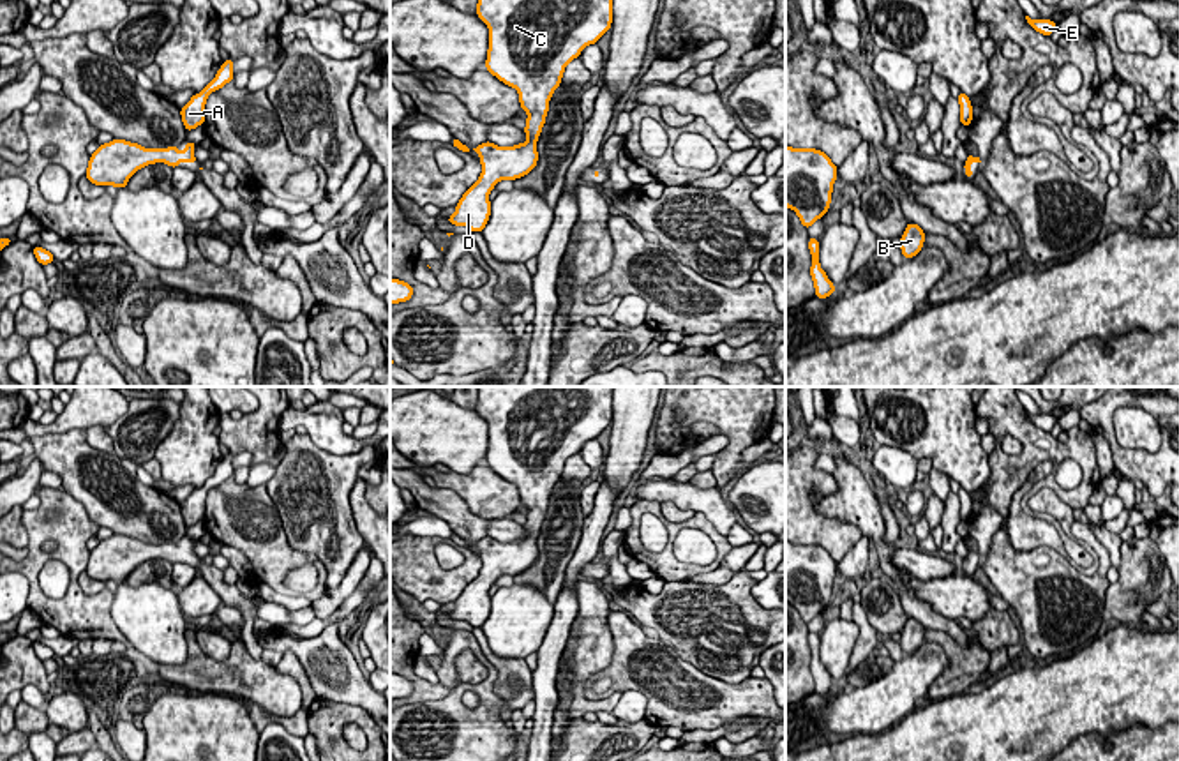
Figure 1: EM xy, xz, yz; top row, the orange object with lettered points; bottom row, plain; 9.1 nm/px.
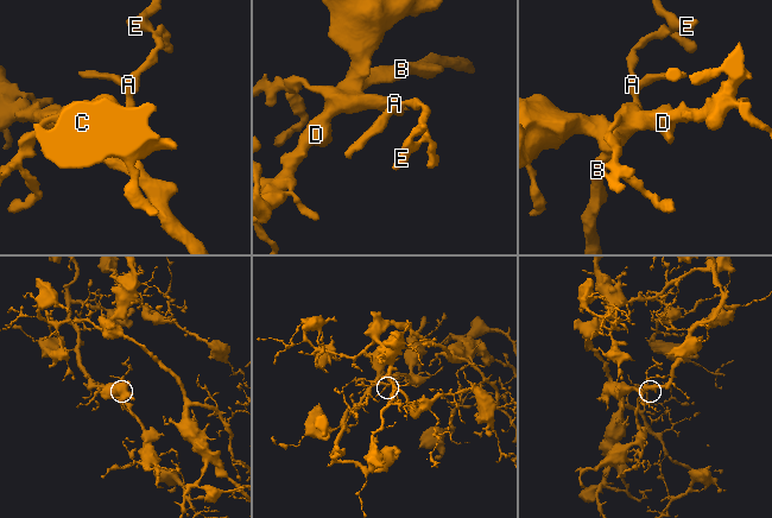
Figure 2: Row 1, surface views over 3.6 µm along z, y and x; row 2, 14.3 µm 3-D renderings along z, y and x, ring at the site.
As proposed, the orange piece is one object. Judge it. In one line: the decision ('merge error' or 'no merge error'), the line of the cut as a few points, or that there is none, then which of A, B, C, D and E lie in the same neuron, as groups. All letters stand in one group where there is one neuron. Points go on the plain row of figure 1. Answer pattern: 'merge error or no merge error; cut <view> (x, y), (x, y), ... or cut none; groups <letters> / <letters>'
no merge error; cut none; groups A B C D E

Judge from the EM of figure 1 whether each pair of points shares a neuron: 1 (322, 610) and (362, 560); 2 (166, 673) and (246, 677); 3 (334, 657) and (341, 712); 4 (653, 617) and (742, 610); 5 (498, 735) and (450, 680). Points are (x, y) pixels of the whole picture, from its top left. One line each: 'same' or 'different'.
1: same
2: same
3: different
4: same
5: same

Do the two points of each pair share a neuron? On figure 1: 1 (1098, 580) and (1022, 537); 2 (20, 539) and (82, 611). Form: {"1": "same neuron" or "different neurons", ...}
{"1": "different neurons", "2": "different neurons"}

